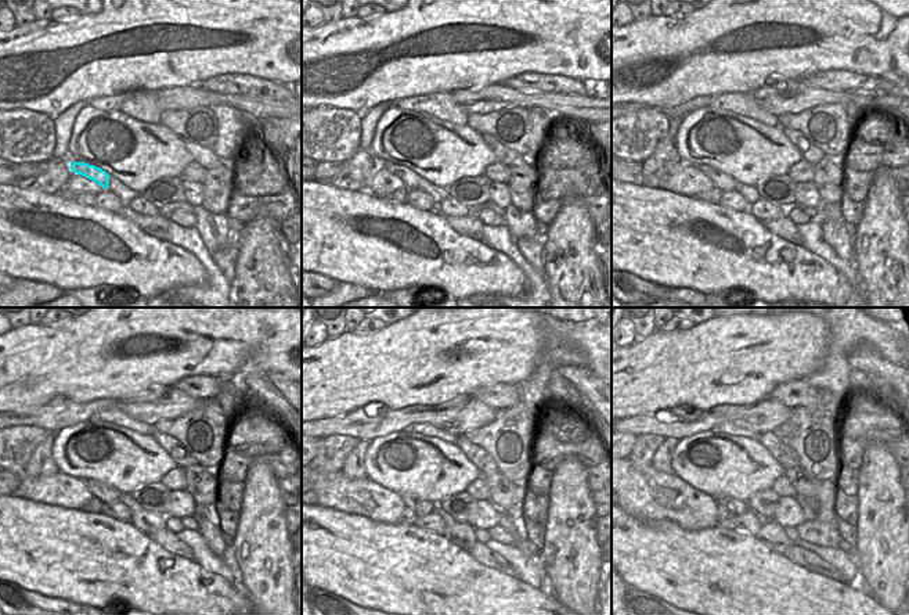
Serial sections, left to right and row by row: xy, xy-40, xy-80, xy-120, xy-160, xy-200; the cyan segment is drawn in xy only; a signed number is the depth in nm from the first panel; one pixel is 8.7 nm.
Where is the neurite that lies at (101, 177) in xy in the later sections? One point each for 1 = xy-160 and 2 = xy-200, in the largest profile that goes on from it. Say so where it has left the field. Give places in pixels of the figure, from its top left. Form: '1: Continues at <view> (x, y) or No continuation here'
1: Continues at xy-160 (422, 507)
2: Continues at xy-200 (736, 507)

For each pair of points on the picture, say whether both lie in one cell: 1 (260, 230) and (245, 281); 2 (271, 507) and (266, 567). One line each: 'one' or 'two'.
1: one
2: one

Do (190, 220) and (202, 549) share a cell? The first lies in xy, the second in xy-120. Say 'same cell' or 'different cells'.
different cells

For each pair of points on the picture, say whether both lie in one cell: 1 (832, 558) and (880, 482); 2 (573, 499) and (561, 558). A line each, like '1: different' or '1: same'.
1: different
2: same

